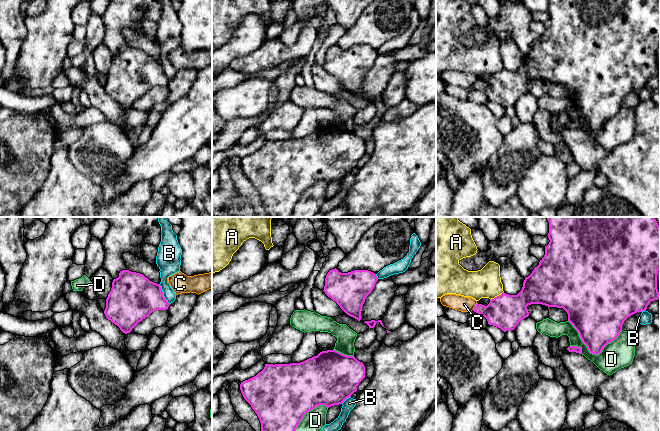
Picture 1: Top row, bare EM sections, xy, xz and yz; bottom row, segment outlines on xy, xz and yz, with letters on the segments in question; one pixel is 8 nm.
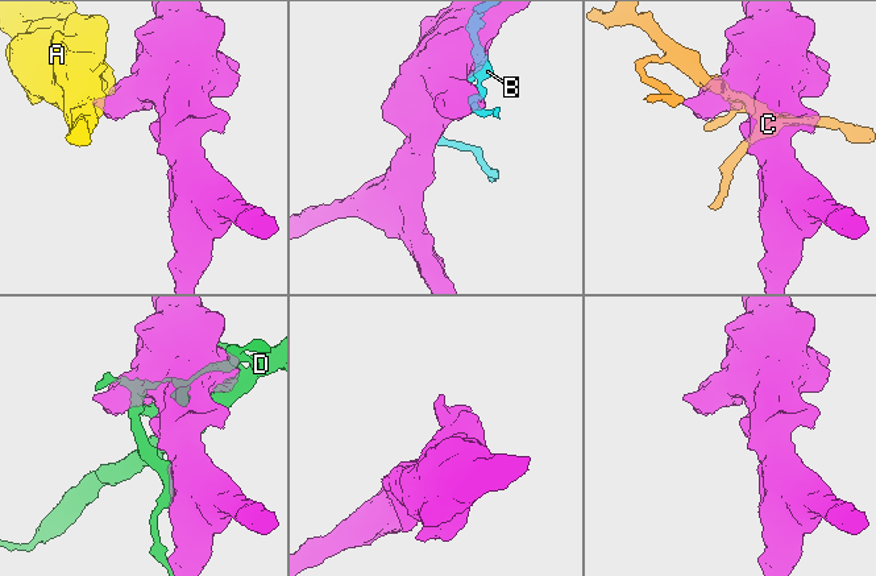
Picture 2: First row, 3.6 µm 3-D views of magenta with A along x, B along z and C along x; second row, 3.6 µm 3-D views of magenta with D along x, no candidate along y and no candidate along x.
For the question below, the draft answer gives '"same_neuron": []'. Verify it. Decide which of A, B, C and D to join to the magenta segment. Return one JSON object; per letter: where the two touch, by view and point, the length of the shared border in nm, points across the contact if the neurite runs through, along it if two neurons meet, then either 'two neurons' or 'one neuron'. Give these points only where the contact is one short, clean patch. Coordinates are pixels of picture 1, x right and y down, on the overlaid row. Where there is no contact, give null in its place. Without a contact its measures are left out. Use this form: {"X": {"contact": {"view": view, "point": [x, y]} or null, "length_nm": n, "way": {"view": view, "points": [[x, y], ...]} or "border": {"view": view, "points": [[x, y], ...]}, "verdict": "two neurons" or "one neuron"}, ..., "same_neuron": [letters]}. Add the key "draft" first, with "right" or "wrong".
{"draft": "right", "A": {"contact": {"view": "yz", "point": [497, 296]}, "length_nm": 130, "verdict": "two neurons"}, "B": {"contact": {"view": "xy", "point": [162, 294]}, "length_nm": 190, "verdict": "two neurons"}, "C": {"contact": {"view": "yz", "point": [475, 306]}, "length_nm": 70, "border": {"view": "yz", "points": [[477, 303], [472, 309]]}, "verdict": "two neurons"}, "D": {"contact": {"view": "yz", "point": [591, 352]}, "length_nm": 440, "verdict": "two neurons"}, "same_neuron": []}

